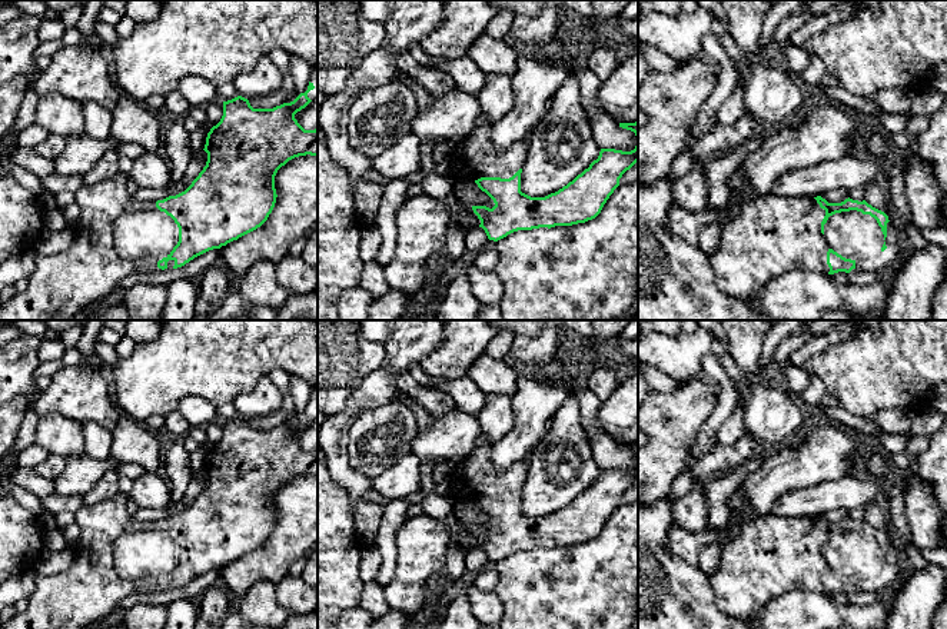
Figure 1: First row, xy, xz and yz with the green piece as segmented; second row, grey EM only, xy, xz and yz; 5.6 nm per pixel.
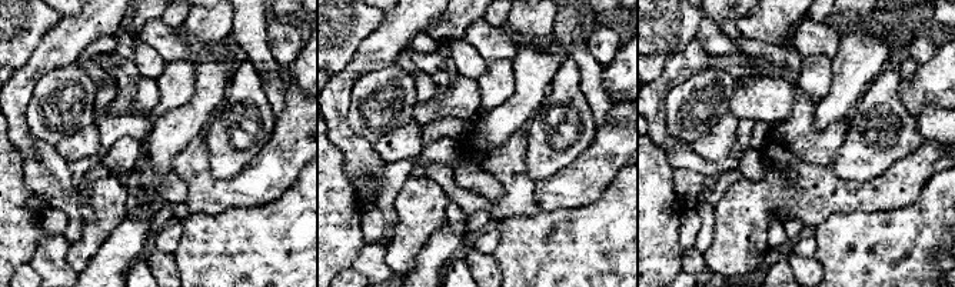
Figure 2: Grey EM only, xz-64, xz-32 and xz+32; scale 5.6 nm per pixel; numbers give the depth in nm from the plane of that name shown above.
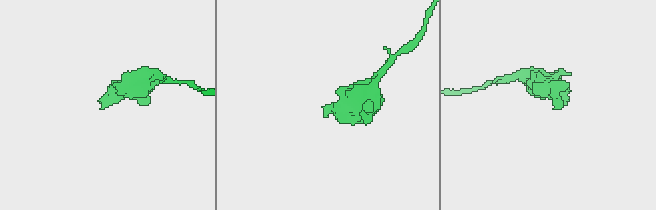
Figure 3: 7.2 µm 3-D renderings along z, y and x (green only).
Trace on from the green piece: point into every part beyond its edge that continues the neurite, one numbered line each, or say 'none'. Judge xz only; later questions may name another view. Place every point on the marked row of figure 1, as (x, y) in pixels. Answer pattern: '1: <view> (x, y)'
1: xz (475, 157)

